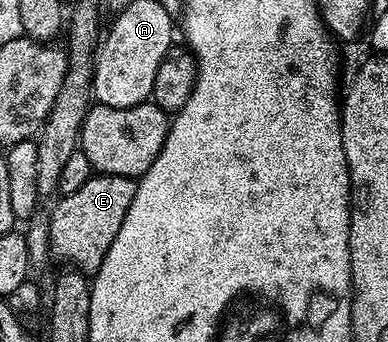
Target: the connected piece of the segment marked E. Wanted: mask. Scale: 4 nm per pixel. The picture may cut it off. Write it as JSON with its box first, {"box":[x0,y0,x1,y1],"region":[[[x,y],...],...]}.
{"box":[47,174,136,277],"region":[[[92,174],[81,190],[59,198],[47,220],[50,255],[67,264],[63,266],[68,269],[94,277],[101,262],[105,262],[105,254],[109,254],[109,246],[113,246],[113,238],[117,238],[117,230],[121,230],[121,222],[125,222],[125,214],[129,214],[135,185],[136,181],[129,176]]]}

